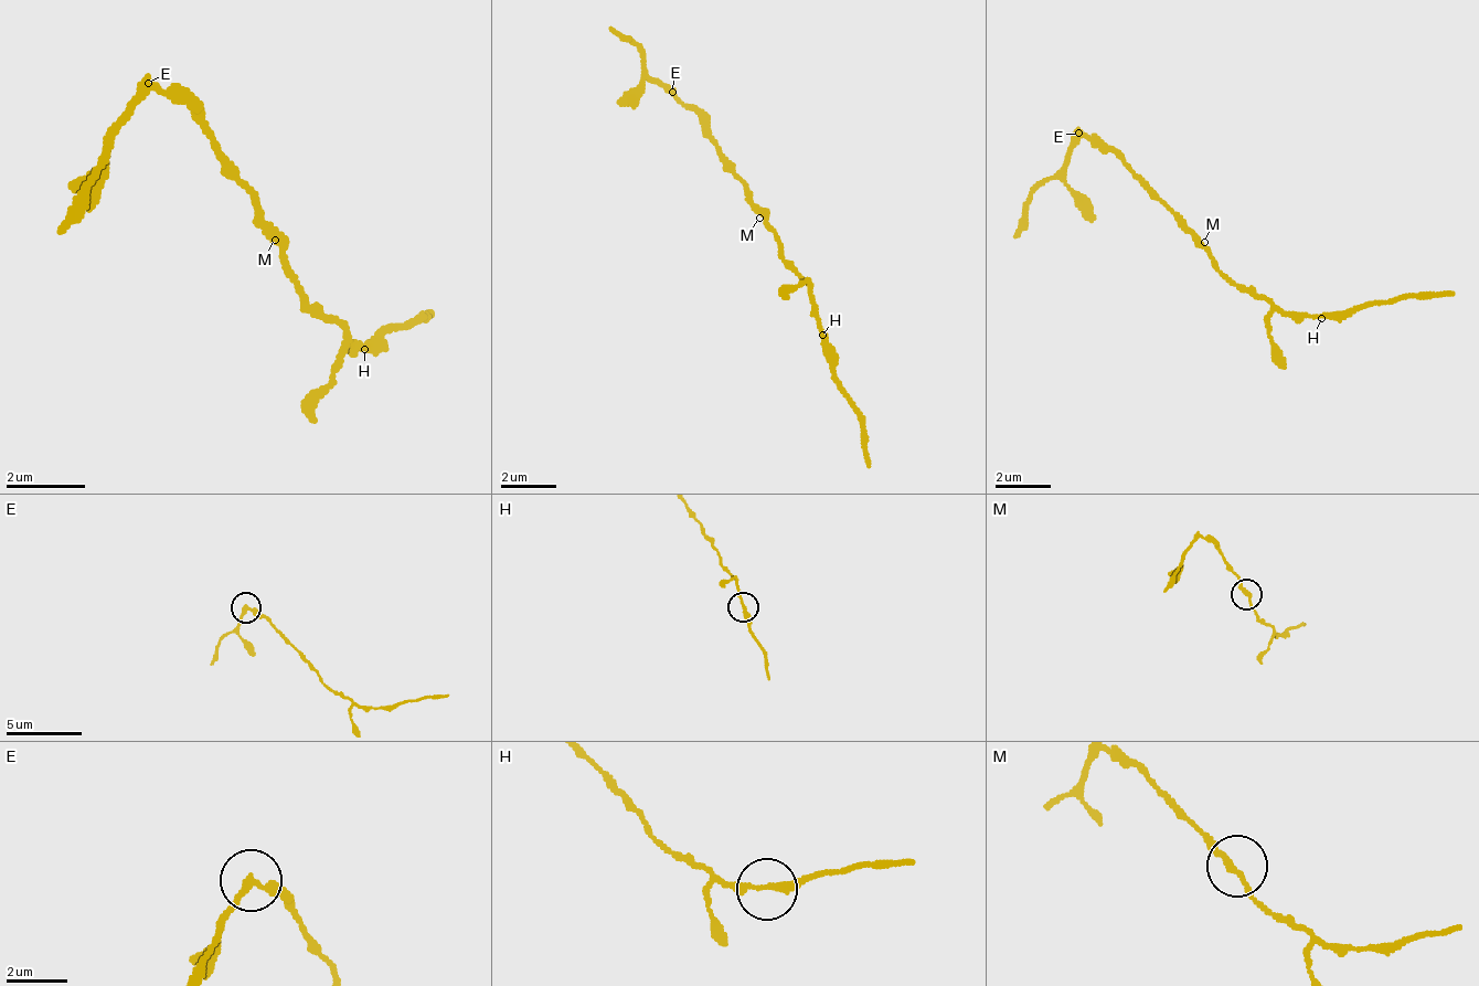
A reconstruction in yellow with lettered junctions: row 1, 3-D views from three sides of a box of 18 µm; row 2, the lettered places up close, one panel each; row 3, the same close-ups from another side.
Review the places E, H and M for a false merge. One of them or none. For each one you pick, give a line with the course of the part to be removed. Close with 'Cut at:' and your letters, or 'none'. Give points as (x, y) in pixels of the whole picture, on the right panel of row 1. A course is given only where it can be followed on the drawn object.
E: Course of the part to remove: (1080, 131), (1011, 235)
Cut at: E

